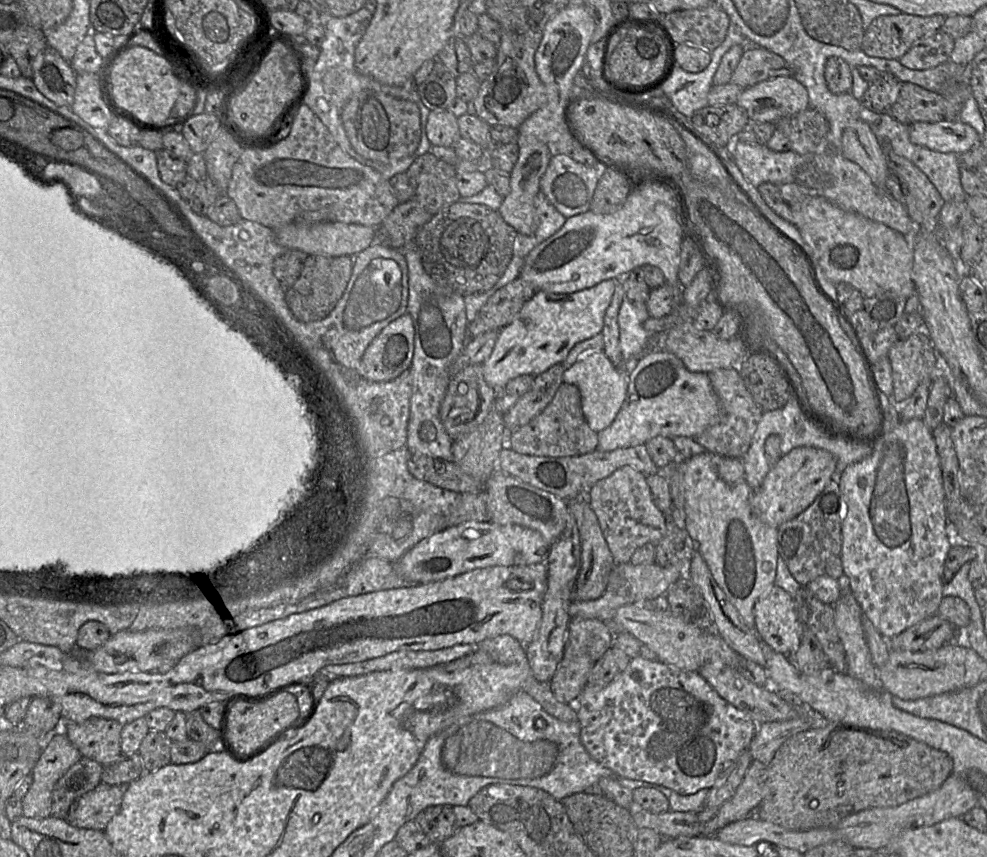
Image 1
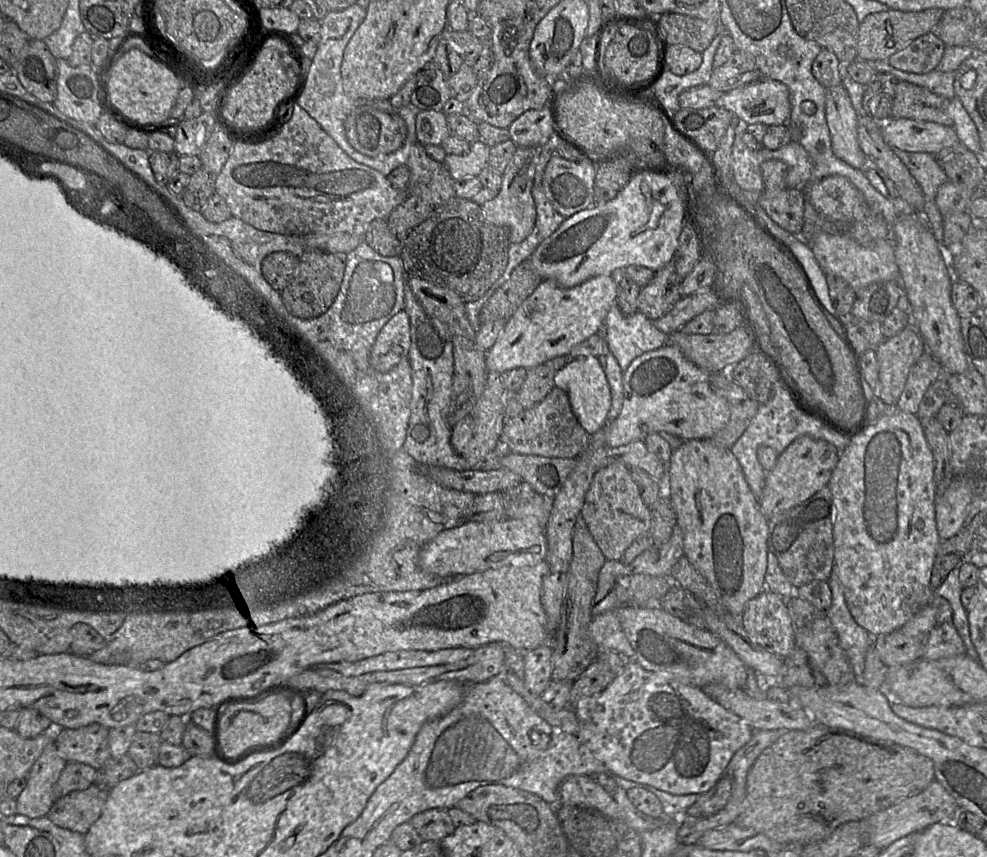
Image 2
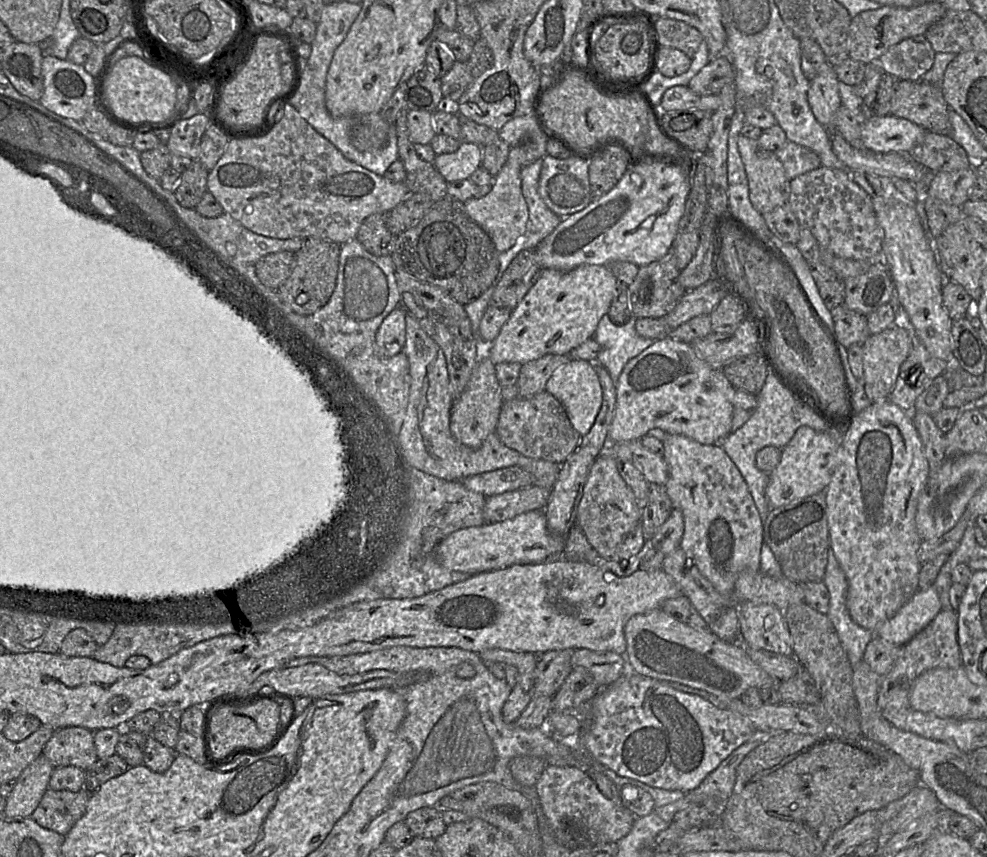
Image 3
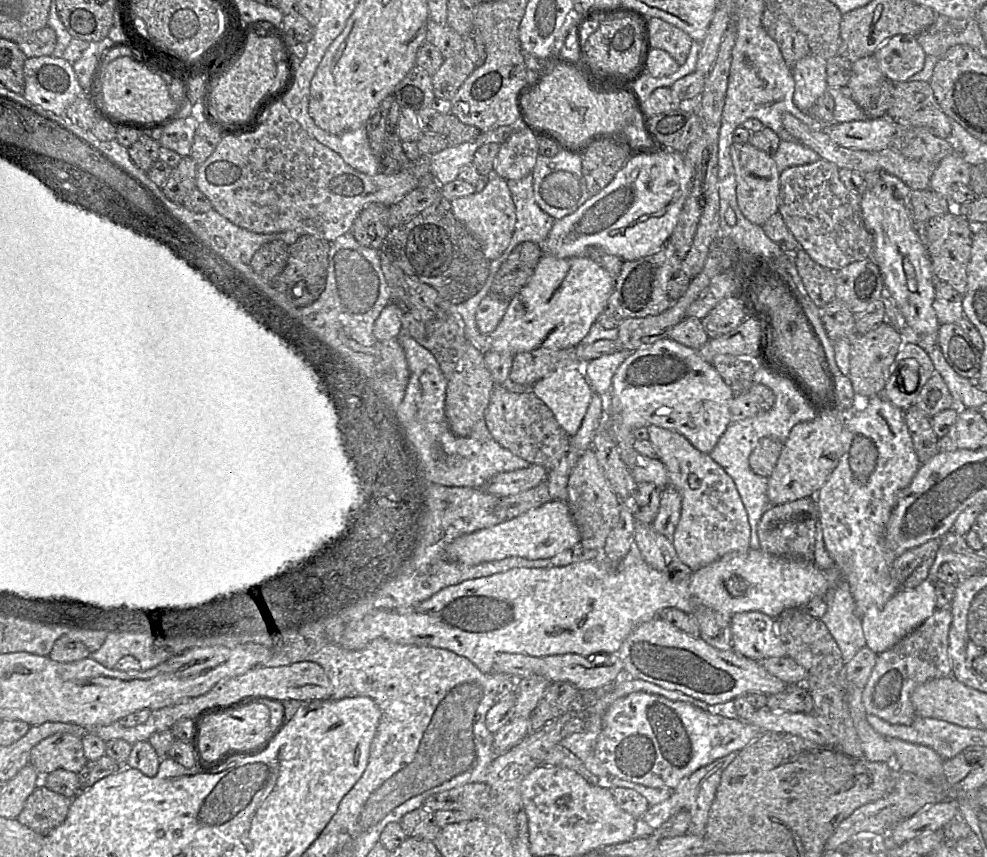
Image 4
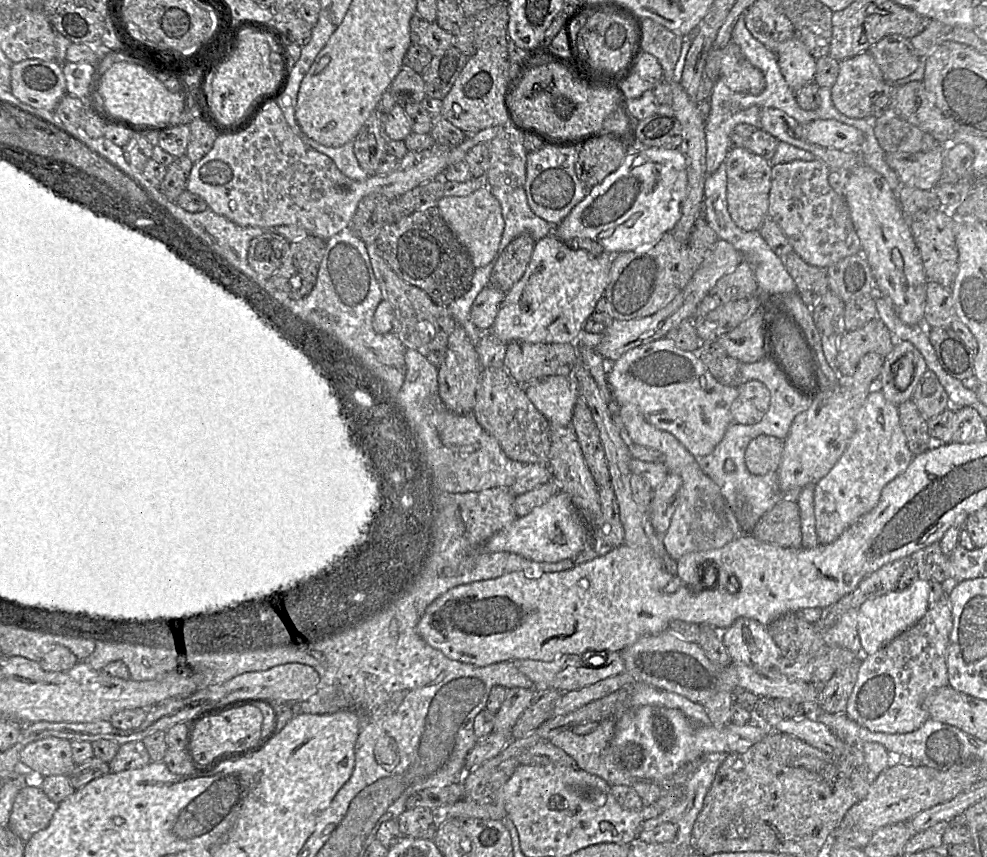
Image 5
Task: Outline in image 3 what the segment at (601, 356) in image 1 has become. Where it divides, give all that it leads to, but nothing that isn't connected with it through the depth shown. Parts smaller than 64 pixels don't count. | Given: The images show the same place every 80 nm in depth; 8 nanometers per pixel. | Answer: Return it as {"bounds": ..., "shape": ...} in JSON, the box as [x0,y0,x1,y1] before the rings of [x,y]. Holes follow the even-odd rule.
{"bounds":[544,358,603,436],"shape":[[[572,358],[552,374],[547,380],[544,390],[561,402],[572,426],[581,436],[590,431],[603,400],[603,390],[595,363]]]}

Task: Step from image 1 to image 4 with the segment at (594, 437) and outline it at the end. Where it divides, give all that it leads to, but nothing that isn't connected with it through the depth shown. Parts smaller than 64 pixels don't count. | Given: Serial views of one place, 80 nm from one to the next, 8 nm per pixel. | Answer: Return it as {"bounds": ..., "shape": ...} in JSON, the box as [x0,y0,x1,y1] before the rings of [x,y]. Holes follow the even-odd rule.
{"bounds":[483,384,571,470],"shape":[[[495,384],[483,421],[492,437],[514,455],[550,470],[567,454],[571,436],[557,422],[550,408],[532,391],[511,392]]]}

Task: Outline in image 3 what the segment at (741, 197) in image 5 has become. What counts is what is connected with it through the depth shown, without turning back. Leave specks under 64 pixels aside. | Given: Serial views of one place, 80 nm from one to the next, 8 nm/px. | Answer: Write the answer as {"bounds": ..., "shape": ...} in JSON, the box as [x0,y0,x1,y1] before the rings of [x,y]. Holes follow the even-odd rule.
{"bounds":[738,136,789,215],"shape":[[[739,136],[738,150],[743,161],[748,180],[749,199],[753,207],[762,215],[785,205],[789,198],[789,181],[782,162],[771,151],[762,148],[757,140]]]}

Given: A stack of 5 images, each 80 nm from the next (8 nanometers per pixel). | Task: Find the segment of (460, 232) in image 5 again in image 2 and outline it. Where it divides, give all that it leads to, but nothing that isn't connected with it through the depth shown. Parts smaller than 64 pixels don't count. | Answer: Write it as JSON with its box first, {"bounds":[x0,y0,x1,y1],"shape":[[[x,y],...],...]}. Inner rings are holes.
{"bounds":[480,148,538,244],"shape":[[[517,148],[502,175],[501,189],[496,197],[480,206],[482,216],[488,223],[509,229],[511,244],[525,240],[535,226],[536,208],[532,196],[532,187],[538,162],[538,149]]]}

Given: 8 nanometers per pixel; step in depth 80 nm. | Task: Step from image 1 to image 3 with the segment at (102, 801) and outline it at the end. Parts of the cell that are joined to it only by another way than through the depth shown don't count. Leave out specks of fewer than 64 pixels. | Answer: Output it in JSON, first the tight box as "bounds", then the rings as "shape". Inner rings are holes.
{"bounds":[30,789,91,836],"shape":[[[47,789],[30,818],[41,827],[65,836],[84,815],[91,793]]]}

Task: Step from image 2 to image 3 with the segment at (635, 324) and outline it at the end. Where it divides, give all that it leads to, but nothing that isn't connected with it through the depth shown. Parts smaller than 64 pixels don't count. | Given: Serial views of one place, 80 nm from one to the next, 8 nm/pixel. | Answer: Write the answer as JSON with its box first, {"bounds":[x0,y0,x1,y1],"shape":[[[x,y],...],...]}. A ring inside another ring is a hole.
{"bounds":[593,314,656,386],"shape":[[[605,314],[593,335],[594,340],[601,346],[595,364],[600,364],[607,369],[615,386],[627,362],[656,341],[637,334],[636,319],[631,317],[626,323],[618,325]]]}

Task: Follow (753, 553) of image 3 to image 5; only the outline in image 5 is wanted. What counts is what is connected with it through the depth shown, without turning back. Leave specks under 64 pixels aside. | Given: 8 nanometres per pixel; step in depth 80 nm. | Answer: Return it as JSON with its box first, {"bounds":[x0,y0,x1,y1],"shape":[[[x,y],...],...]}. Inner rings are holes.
{"bounds":[619,404,749,560],"shape":[[[632,404],[620,405],[619,416],[631,442],[661,452],[668,471],[678,474],[682,479],[677,507],[668,530],[662,535],[663,544],[673,559],[677,560],[690,552],[718,549],[741,534],[749,534],[742,533],[721,488],[702,471],[697,458],[675,436],[651,425]]]}

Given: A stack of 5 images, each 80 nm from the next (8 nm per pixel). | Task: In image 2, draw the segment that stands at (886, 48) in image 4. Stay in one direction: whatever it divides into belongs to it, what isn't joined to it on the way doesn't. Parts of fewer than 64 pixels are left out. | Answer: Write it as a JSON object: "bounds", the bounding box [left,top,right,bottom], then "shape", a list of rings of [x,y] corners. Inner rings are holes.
{"bounds":[887,32,946,74],"shape":[[[933,32],[913,40],[907,47],[887,60],[901,71],[926,74],[935,70],[945,52],[946,45]]]}

